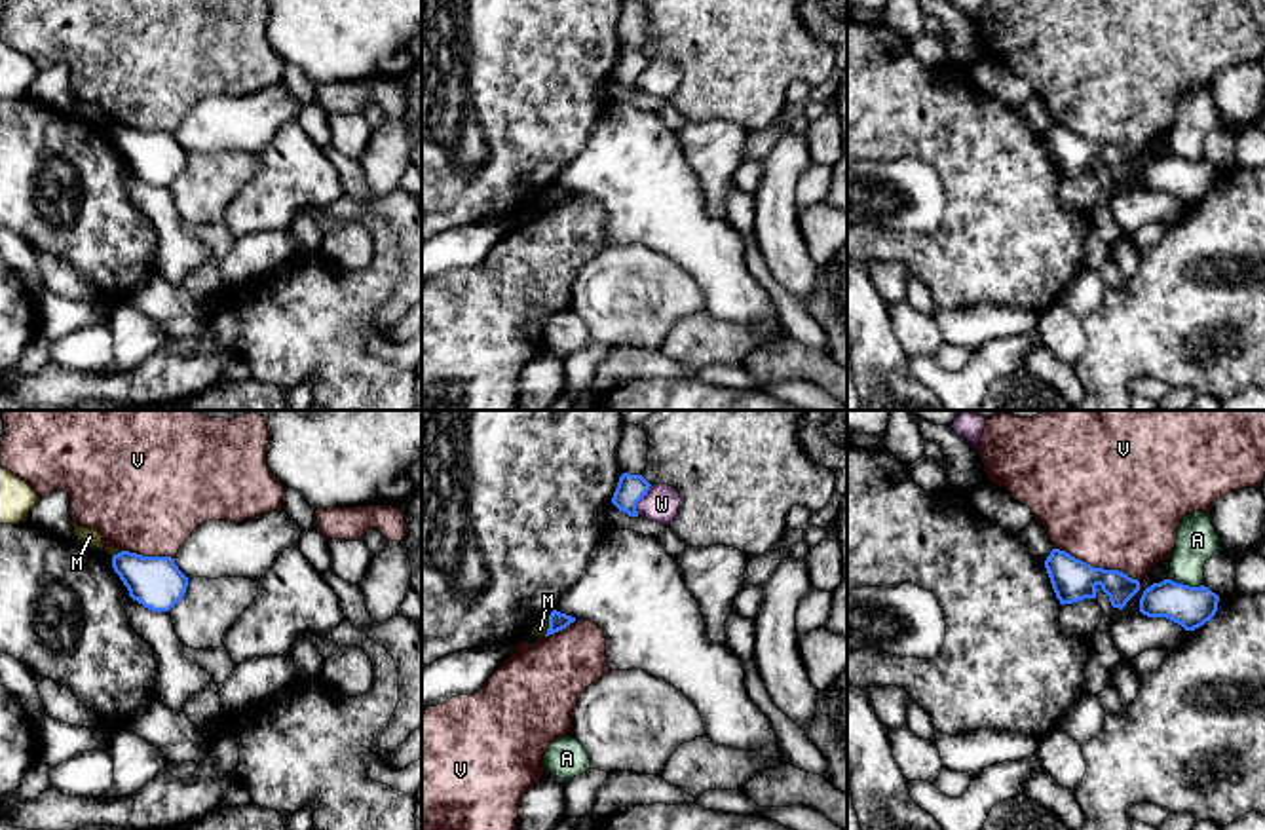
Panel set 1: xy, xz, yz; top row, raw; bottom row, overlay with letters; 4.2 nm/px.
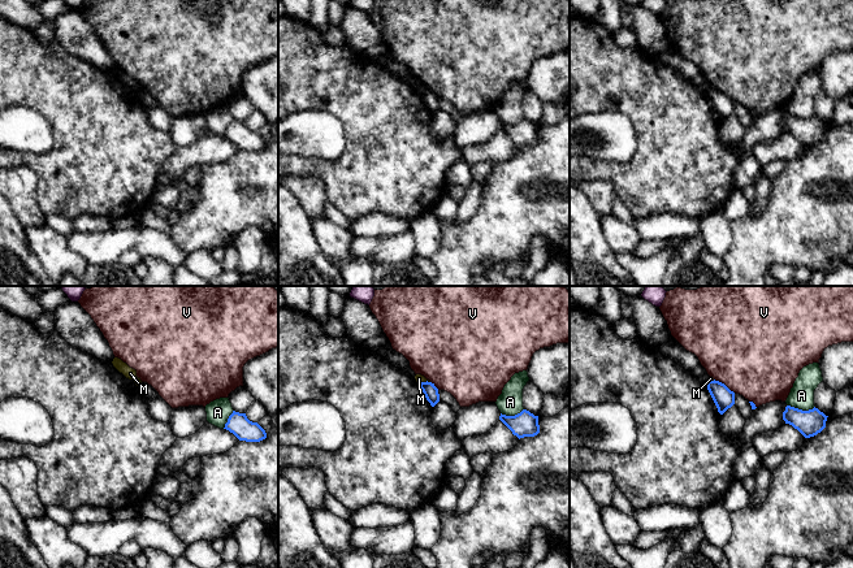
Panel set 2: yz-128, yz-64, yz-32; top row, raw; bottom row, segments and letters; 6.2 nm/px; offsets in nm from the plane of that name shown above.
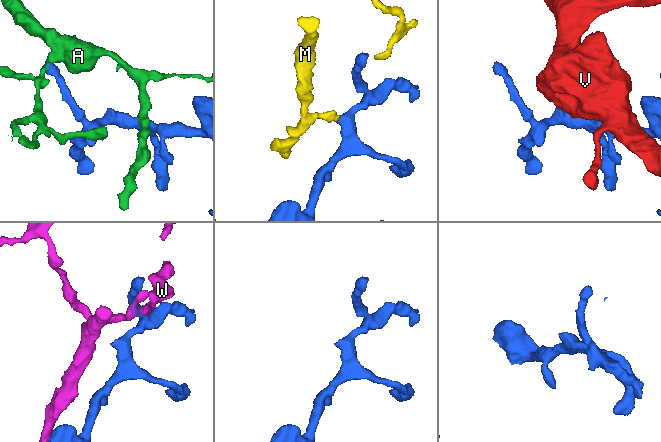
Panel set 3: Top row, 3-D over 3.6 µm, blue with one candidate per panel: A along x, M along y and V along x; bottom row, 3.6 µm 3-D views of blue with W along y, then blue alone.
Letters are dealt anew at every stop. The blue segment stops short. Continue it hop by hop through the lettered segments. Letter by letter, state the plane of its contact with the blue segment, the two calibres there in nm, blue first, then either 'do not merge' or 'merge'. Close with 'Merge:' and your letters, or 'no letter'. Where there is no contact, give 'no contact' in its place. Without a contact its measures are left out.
A: contact in yz; calibres 180 and 180 nm; do not merge
M: contact in xz; calibres 80 and 60 nm; do not merge
V: contact in yz; calibres 180 and 480 nm; do not merge
W: contact in xz; calibres 120 and 150 nm; do not merge
Merge: no letter

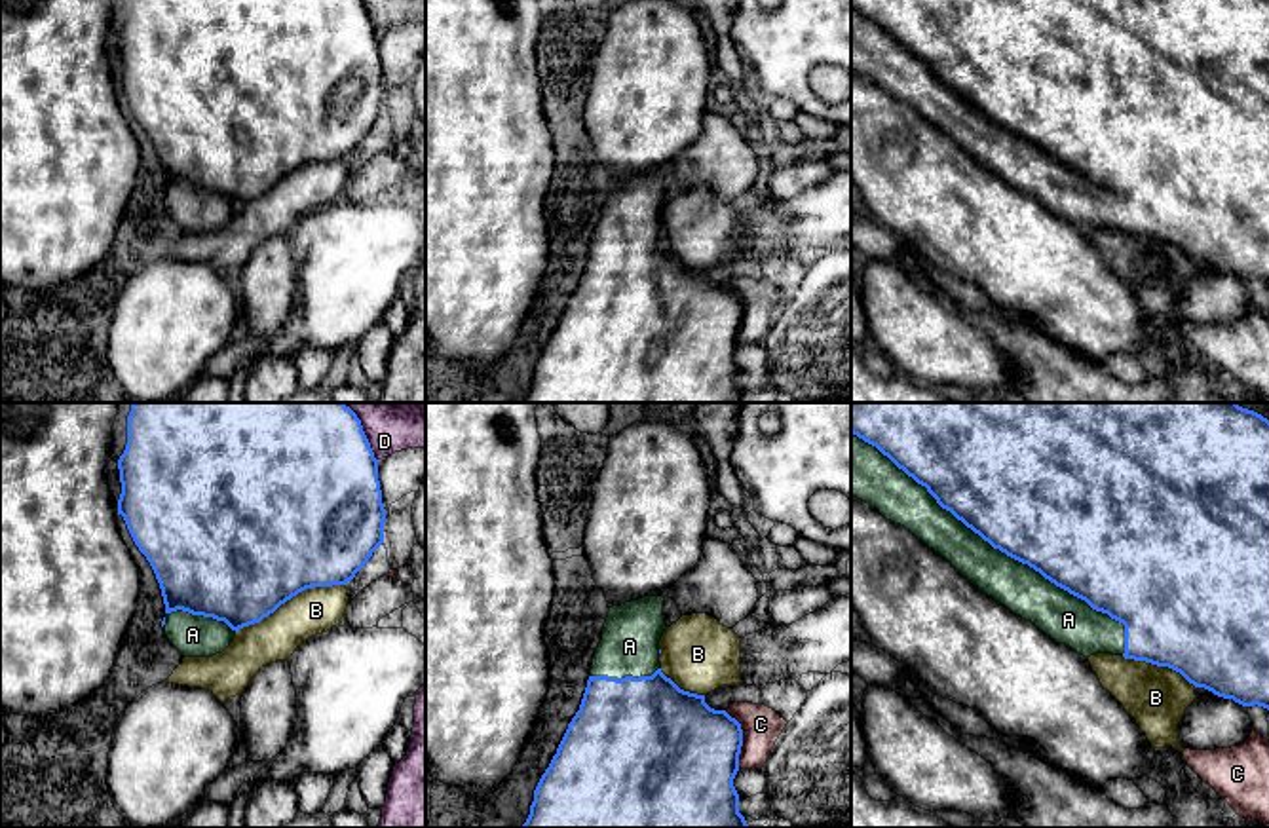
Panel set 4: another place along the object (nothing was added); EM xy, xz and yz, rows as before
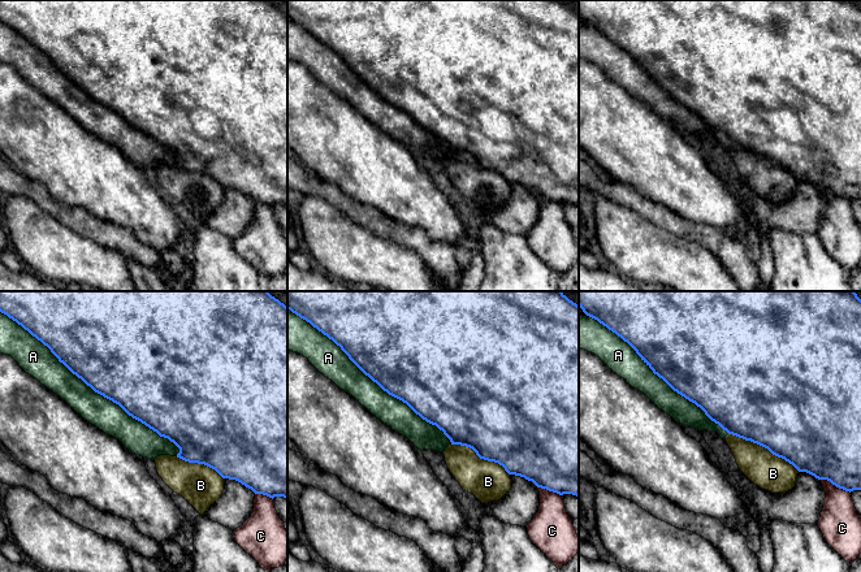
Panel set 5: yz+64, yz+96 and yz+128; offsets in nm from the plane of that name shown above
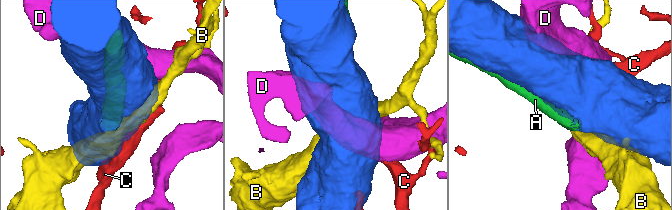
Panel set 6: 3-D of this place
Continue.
A: contact in yz; calibres 500 and 200 nm; merge
B: contact in xy; calibres 500 and 200 nm; do not merge
C: contact in xz; calibres 460 and 160 nm; do not merge
D: contact in xy; calibres 460 and 130 nm; do not merge
Merge: A

